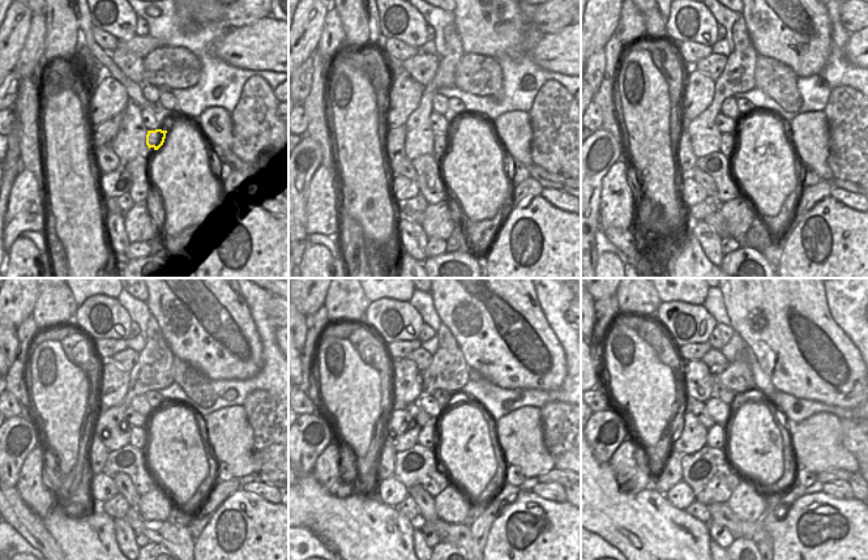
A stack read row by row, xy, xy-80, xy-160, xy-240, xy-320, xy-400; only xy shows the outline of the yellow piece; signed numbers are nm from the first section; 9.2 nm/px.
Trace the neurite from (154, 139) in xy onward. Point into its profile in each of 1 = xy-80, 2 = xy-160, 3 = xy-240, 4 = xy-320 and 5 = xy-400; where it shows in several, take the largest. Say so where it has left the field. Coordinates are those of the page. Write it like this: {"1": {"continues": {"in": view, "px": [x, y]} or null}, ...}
{"1": {"continues": {"in": "xy-80", "px": [441, 141]}}, "2": {"continues": {"in": "xy-160", "px": [728, 142]}}, "3": {"continues": {"in": "xy-240", "px": [139, 436]}}, "4": {"continues": {"in": "xy-320", "px": [427, 435]}}, "5": {"continues": {"in": "xy-400", "px": [717, 436]}}}

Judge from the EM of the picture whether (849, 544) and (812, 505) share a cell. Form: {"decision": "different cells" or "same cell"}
{"decision": "same cell"}

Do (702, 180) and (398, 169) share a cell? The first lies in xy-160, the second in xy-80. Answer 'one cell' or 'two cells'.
one cell

